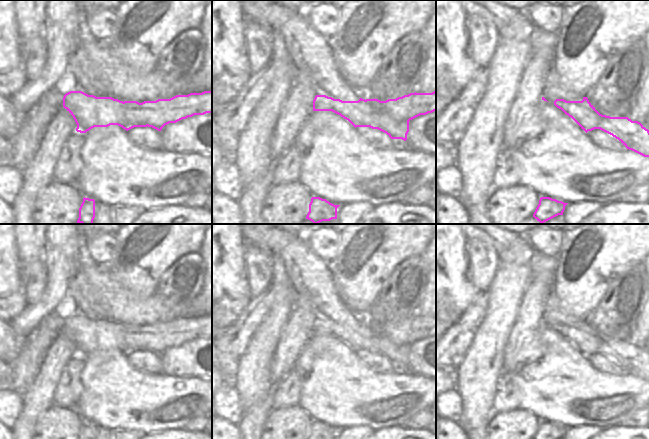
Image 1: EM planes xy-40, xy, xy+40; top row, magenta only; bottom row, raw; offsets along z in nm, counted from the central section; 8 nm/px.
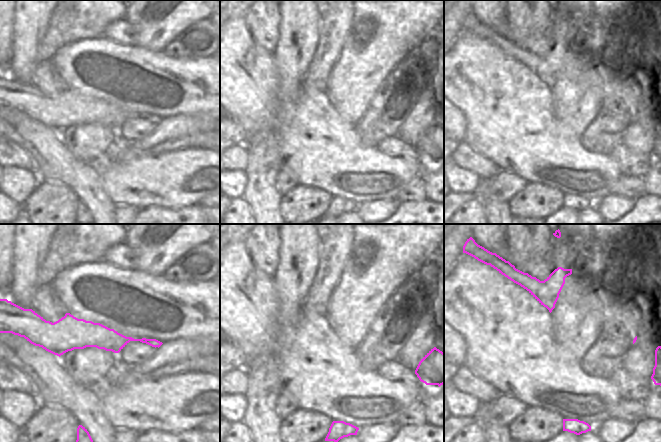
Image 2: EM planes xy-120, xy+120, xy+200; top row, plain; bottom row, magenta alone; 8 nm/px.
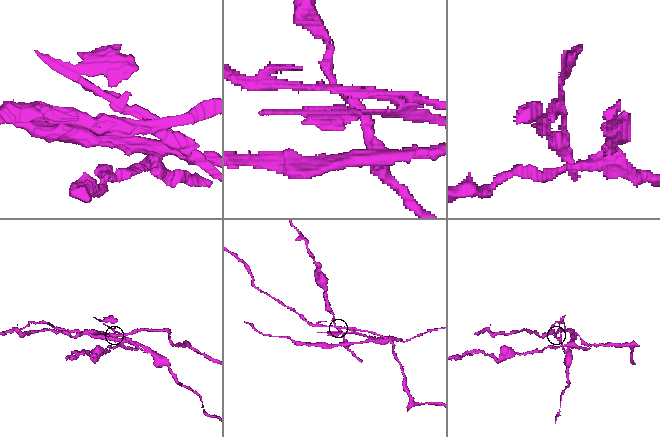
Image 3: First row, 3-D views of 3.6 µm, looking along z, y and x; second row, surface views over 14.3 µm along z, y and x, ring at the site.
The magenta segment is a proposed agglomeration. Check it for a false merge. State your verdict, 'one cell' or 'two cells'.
two cells

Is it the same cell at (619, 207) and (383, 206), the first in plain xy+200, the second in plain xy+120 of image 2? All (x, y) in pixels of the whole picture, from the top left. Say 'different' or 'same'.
same

